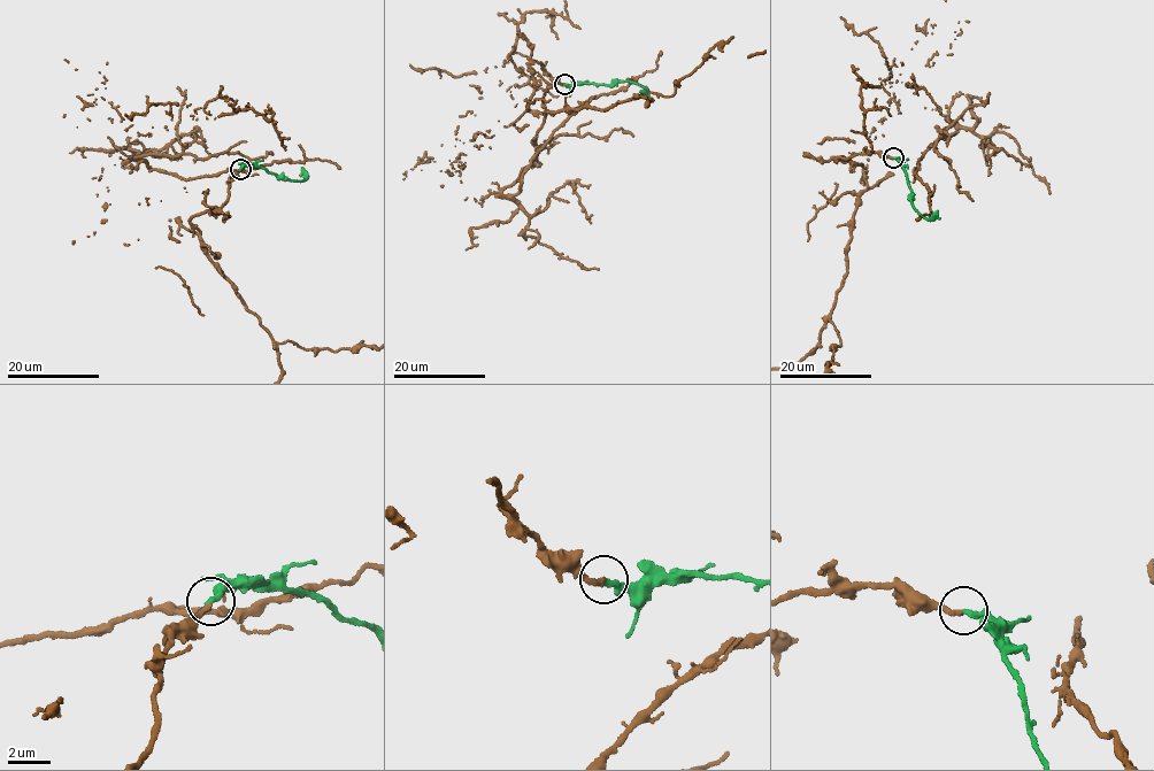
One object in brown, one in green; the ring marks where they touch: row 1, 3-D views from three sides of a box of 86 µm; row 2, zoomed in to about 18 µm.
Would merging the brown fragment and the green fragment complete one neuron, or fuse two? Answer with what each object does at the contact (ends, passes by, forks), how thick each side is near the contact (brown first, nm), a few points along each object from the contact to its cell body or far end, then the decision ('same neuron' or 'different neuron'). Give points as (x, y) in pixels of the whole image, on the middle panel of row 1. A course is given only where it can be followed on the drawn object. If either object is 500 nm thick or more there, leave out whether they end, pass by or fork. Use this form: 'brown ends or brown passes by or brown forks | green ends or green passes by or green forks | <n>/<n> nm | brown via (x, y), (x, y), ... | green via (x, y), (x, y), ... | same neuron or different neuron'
brown ends | green ends | 240/280 nm | brown via (563, 83), (531, 61), (530, 112), (602, 110), (643, 97), (648, 105), (638, 70), (685, 72), (766, 49) | green via (563, 84), (635, 82), (644, 87), (641, 93) | same neuron

